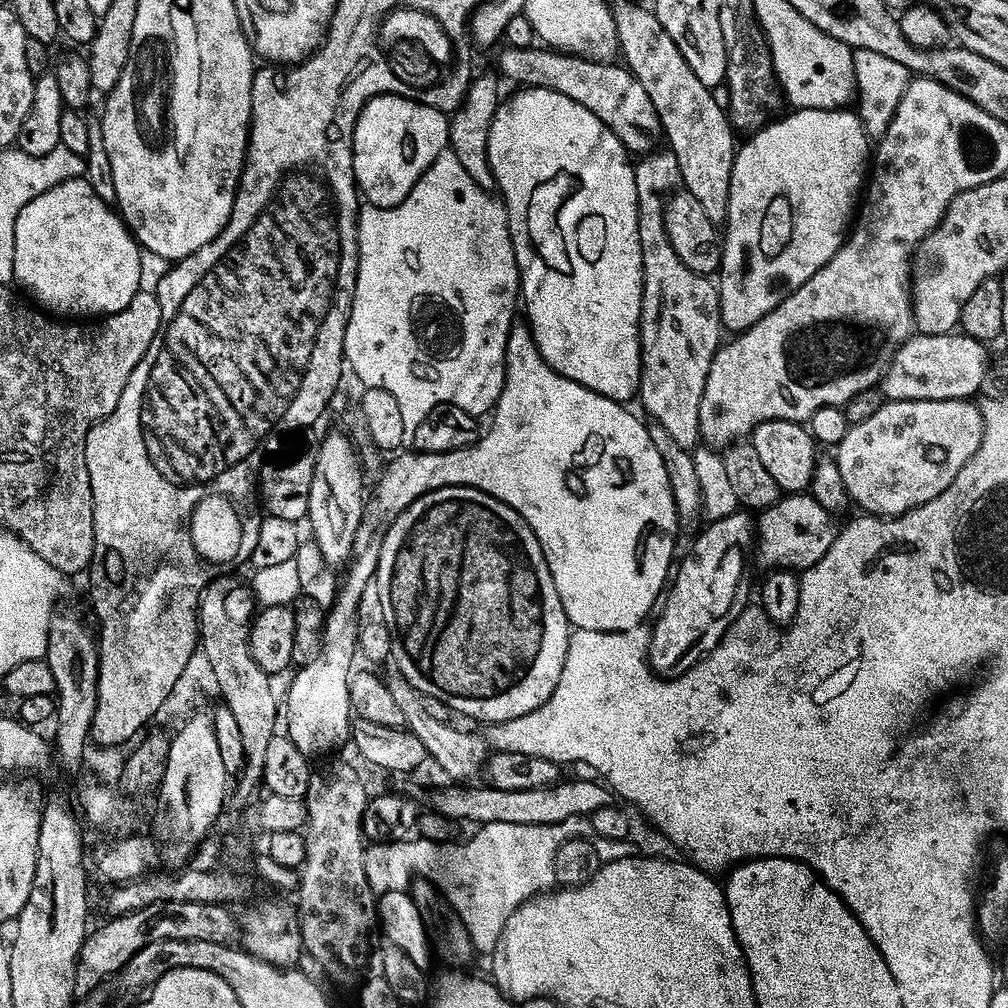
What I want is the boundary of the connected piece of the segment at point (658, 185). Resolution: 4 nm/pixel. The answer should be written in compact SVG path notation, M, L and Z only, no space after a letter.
M671 150L656 151L641 155L634 164L638 238L642 246L638 401L645 413L657 419L678 445L692 450L701 443L698 410L702 406L712 359L722 343L720 293L709 277L687 268L666 234L664 202L680 184L680 171Z

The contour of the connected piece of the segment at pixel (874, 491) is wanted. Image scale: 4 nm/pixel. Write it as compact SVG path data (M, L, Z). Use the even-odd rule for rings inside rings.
M971 399L966 400L890 400L884 402L876 413L871 414L870 418L865 421L858 421L849 427L848 433L842 438L840 444L835 445L834 459L838 466L838 474L842 474L842 482L848 491L849 501L853 505L860 507L861 513L869 516L879 516L887 518L890 516L900 516L903 512L909 512L911 508L922 506L926 502L930 502L934 498L938 498L938 494L942 494L942 490L946 490L946 486L950 486L950 482L954 482L954 478L958 474L958 470L962 470L962 466L966 466L966 462L978 450L978 446L982 440L984 433L984 414L979 407L972 405Z

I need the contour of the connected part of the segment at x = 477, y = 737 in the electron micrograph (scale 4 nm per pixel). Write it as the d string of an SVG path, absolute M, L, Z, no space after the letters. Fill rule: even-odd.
M399 674L387 675L387 690L393 695L394 702L401 707L405 727L418 738L422 738L422 744L428 750L428 755L432 760L436 759L436 764L449 776L452 782L472 782L476 775L481 775L486 761L490 756L490 747L483 735L477 732L463 732L460 728L455 728L455 723L439 722L435 717L431 717L422 705L422 694L417 691L412 683L405 676Z

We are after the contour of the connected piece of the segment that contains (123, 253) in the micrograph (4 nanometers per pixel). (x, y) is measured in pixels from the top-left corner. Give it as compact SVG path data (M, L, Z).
M73 178L71 180L63 180L61 184L56 184L50 190L38 194L38 198L34 198L30 202L26 202L26 206L22 206L22 210L18 214L18 222L14 226L14 270L12 271L12 275L15 283L17 285L20 283L21 286L37 300L35 303L49 313L64 314L60 312L69 312L69 314L72 315L69 317L72 318L103 318L111 313L121 312L126 306L130 306L134 294L140 291L140 252L141 247L137 244L136 238L132 235L127 223L113 211L109 204L102 202L102 198L98 198L98 194L94 194L94 190L88 184L87 180L83 178Z

